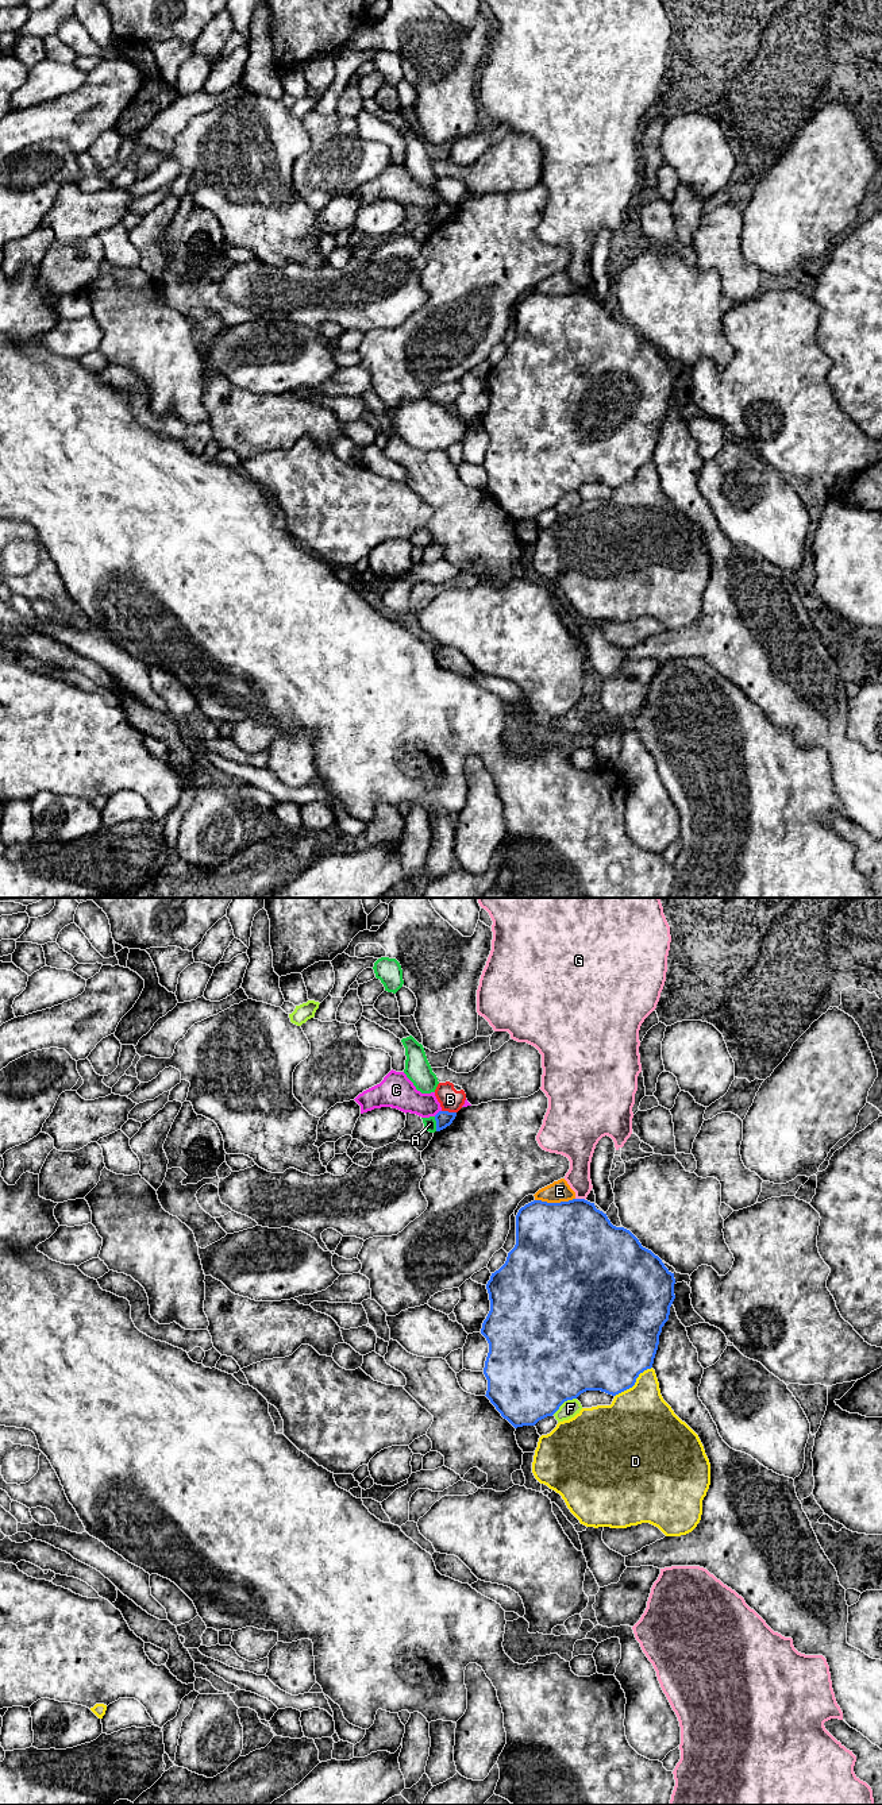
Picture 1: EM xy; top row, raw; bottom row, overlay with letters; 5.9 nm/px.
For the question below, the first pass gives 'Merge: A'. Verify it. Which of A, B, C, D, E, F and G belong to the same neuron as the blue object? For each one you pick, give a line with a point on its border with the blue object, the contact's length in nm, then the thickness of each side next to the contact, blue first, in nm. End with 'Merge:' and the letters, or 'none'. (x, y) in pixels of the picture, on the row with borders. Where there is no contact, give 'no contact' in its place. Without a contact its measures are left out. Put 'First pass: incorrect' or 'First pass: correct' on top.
First pass: incorrect
Merge: none

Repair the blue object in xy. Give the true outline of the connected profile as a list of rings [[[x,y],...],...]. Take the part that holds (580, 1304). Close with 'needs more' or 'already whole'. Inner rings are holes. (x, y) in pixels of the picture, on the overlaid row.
[[[573,1199],[561,1203],[534,1200],[525,1204],[516,1215],[516,1245],[508,1253],[505,1264],[492,1273],[486,1284],[490,1311],[481,1328],[481,1334],[489,1343],[489,1353],[484,1368],[484,1374],[488,1380],[485,1396],[501,1416],[517,1428],[535,1426],[539,1420],[552,1416],[565,1401],[577,1399],[586,1391],[601,1391],[616,1396],[632,1388],[639,1374],[652,1368],[659,1345],[659,1335],[662,1327],[669,1320],[670,1307],[675,1299],[674,1284],[674,1273],[665,1266],[662,1260],[651,1250],[643,1247],[629,1230],[613,1226],[606,1214],[597,1210],[594,1203],[585,1199]]]; already whole

